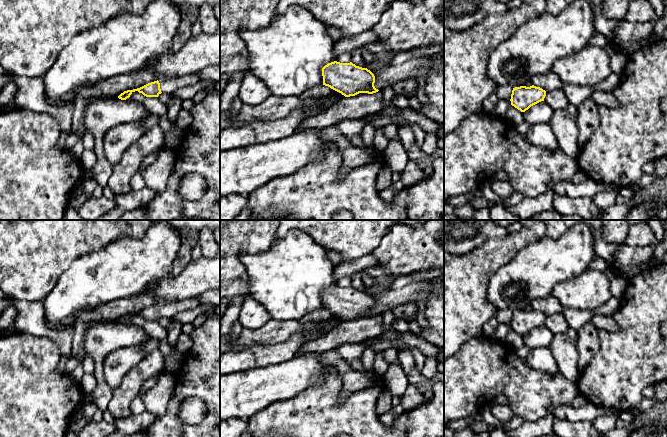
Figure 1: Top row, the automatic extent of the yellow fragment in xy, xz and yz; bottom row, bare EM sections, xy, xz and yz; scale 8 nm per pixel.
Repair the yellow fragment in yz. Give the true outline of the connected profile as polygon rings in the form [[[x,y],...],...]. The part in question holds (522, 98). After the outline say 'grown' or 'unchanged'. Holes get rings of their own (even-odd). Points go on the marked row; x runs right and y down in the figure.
[[[534,85],[530,87],[520,86],[513,88],[510,101],[512,106],[525,112],[531,106],[544,101],[545,96],[546,91],[540,87]]] | unchanged

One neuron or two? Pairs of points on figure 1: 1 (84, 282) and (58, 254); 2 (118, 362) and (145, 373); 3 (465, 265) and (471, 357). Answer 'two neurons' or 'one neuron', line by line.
1: two neurons
2: two neurons
3: two neurons

